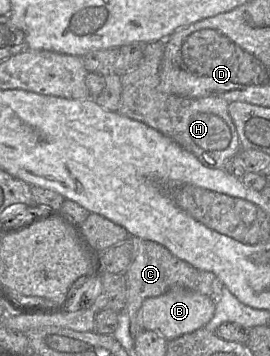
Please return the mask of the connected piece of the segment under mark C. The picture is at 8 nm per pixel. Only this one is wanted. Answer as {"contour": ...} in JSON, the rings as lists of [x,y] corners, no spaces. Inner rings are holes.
{"contour":[[[131,237],[131,242],[134,246],[134,259],[124,273],[127,289],[125,310],[130,318],[130,335],[134,339],[145,330],[137,321],[137,313],[147,298],[162,295],[173,288],[184,288],[206,295],[216,303],[220,299],[224,285],[214,273],[193,267],[157,242],[139,237]]]}

